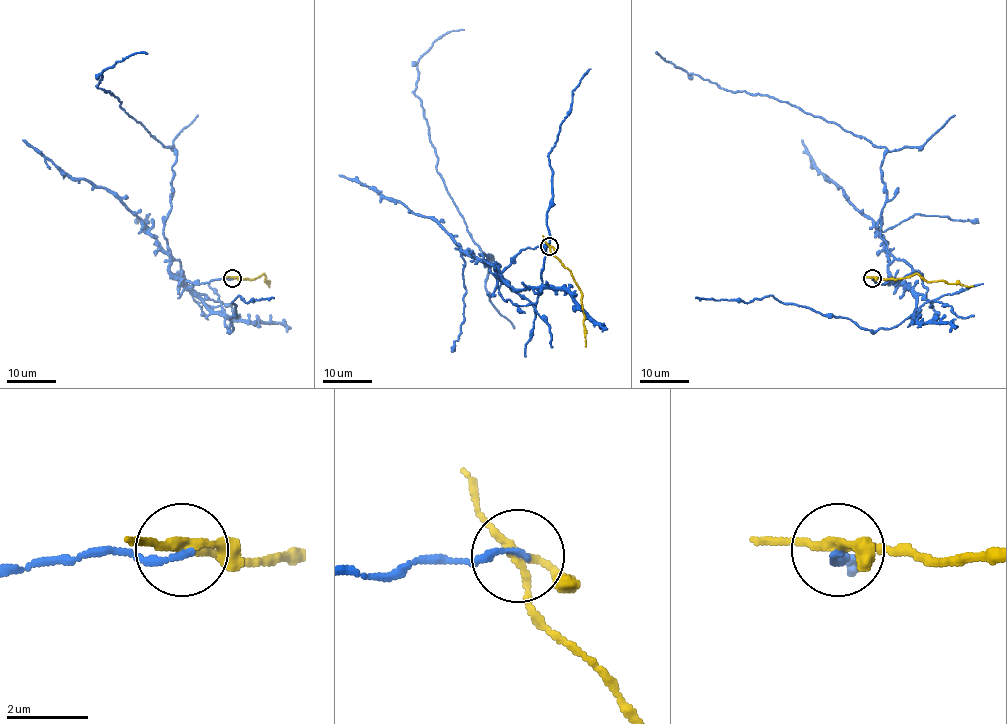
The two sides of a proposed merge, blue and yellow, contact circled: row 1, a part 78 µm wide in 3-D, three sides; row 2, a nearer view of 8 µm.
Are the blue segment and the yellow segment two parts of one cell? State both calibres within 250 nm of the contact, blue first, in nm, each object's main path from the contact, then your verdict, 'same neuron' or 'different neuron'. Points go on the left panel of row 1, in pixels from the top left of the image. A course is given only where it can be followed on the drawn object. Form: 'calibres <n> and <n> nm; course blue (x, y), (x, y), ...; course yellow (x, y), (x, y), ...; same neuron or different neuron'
calibres 170 and 180 nm; course blue (232, 278), (181, 282), (170, 271), (164, 220), (176, 153), (97, 87), (101, 73), (118, 61), (148, 54); course yellow (232, 278), (253, 279), (264, 274), (269, 285); different neuron

